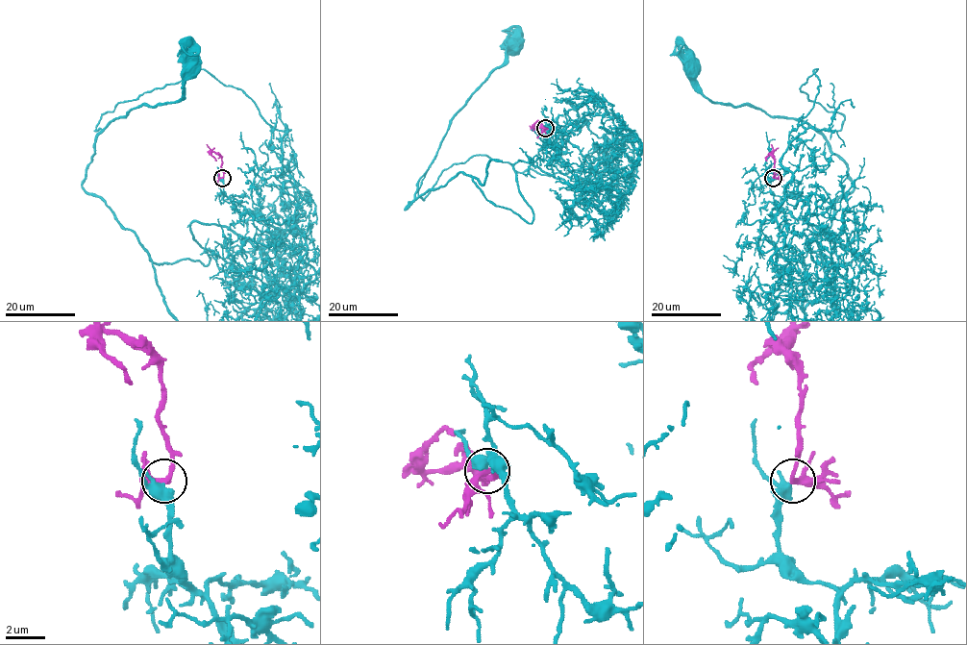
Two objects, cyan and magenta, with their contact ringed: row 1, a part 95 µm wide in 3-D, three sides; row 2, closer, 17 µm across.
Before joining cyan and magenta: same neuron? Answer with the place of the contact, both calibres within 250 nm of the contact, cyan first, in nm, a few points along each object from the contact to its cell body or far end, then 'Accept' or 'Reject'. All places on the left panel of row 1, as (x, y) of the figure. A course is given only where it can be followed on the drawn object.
Place: (222, 178). Thickness 360 nm (cyan) against 240 nm. Course of cyan: (222, 178), (283, 234), (194, 221), (207, 265), (153, 262), (82, 186), (111, 122), (190, 72). Course of magenta: (222, 178), (221, 157), (212, 152), (216, 161). Accept

